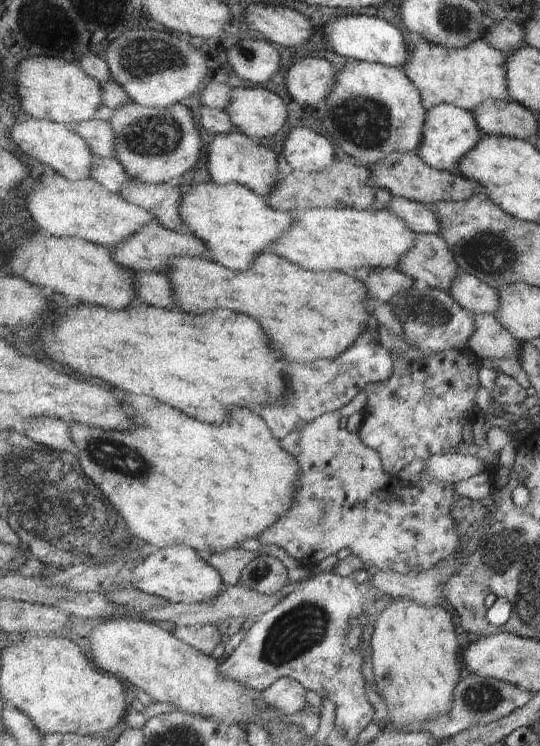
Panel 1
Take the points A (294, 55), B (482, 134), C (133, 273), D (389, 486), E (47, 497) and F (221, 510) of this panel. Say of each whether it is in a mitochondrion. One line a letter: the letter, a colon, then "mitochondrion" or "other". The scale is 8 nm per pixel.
A: other
B: other
C: other
D: other
E: mitochondrion
F: other

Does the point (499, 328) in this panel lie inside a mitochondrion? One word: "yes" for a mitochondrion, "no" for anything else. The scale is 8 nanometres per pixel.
no

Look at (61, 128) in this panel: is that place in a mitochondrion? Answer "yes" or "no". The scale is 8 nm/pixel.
no

